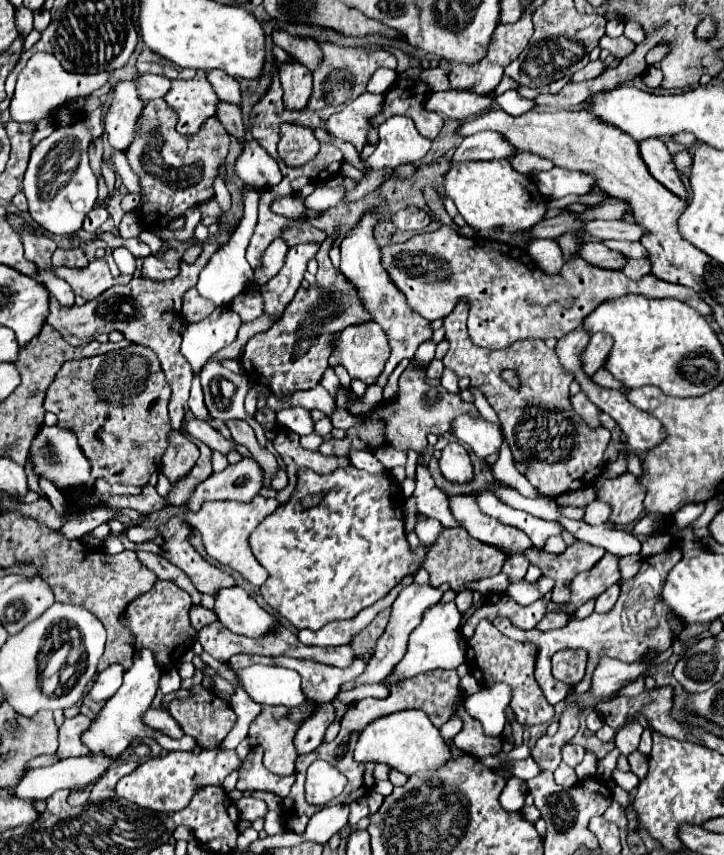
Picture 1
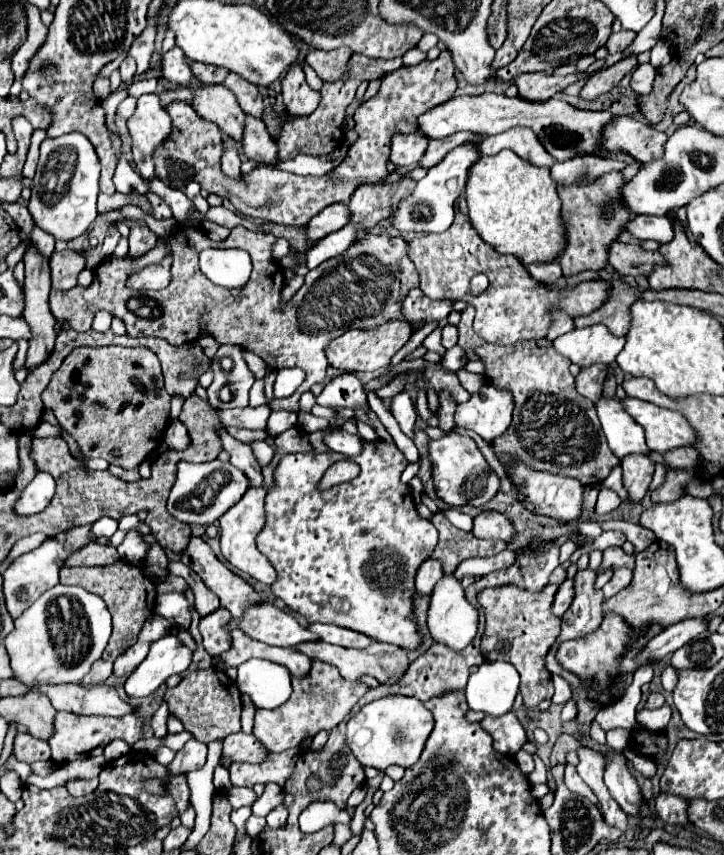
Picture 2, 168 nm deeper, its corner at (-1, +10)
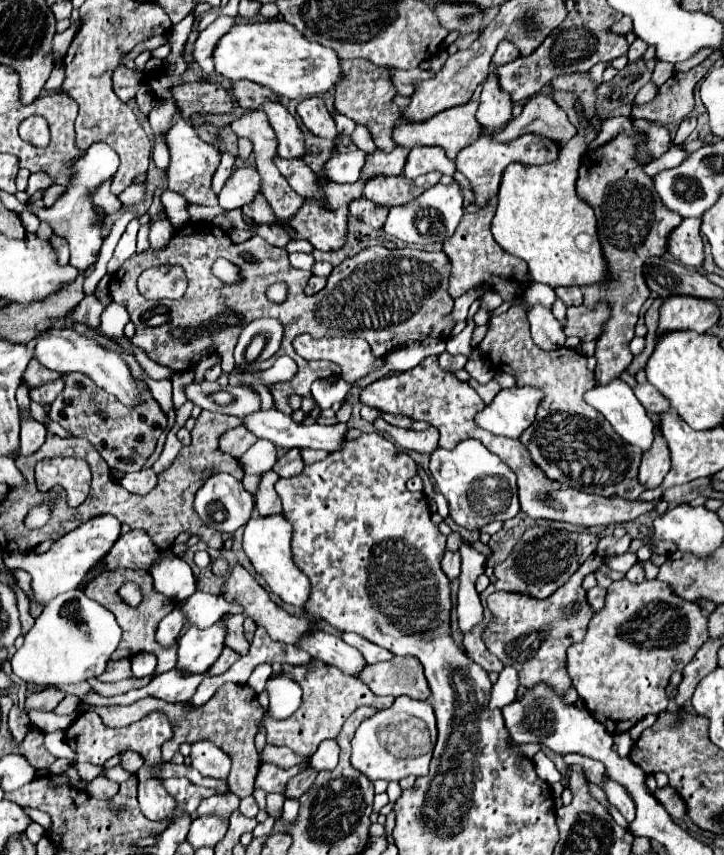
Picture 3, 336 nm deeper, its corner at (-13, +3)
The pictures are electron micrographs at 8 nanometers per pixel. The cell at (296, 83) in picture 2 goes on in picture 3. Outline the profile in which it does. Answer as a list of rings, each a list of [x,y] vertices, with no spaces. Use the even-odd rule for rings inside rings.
[[[307,97],[297,105],[297,113],[303,119],[305,127],[319,137],[327,137],[327,139],[335,139],[337,137],[337,129],[335,129],[335,121],[331,117],[331,113],[327,111],[325,103],[321,97]]]

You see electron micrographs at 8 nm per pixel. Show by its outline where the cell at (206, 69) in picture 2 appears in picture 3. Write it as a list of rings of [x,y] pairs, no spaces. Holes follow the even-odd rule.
[[[233,81],[231,83],[231,89],[233,89],[233,95],[237,99],[237,103],[243,107],[243,109],[259,109],[261,103],[265,99],[279,99],[275,93],[271,93],[267,87],[261,87],[257,83],[251,83],[251,81]]]

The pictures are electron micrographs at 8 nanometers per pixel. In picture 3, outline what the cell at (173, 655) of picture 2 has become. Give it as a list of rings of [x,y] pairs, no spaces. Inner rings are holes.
[[[221,621],[207,629],[189,627],[187,633],[179,637],[175,669],[187,673],[205,673],[217,661],[225,645],[223,639],[225,627]]]

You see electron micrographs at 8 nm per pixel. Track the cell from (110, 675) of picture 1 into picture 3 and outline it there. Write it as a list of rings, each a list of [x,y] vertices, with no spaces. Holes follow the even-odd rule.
[[[177,605],[169,615],[165,615],[165,619],[161,619],[161,623],[157,627],[157,635],[155,635],[157,643],[161,647],[169,649],[179,639],[179,633],[181,633],[183,625],[185,625],[185,617],[183,617],[183,613]]]

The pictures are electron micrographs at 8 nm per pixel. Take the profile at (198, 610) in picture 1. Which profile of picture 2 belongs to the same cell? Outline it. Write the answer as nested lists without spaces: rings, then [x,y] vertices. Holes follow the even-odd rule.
[[[219,608],[217,612],[205,616],[205,620],[199,620],[199,632],[203,636],[203,648],[209,656],[219,656],[225,650],[231,648],[231,632],[225,628],[231,624],[233,618],[229,610]]]

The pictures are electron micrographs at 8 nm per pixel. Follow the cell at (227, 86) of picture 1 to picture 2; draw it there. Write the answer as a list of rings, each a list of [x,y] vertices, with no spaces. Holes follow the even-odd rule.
[[[231,72],[225,80],[225,86],[237,96],[239,106],[243,108],[245,114],[249,114],[257,120],[263,120],[263,98],[255,84],[249,84],[247,80],[243,80],[241,76]]]

